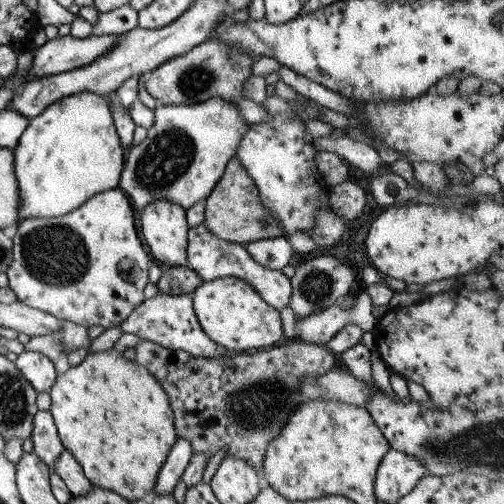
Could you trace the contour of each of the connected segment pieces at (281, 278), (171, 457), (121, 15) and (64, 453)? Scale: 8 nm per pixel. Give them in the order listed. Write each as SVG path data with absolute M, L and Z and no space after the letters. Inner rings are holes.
M203 223L187 229L186 265L194 270L202 281L212 281L223 277L242 278L269 306L277 310L288 306L291 298L290 279L281 271L262 267L245 252L242 245L217 238Z
M176 437L174 445L167 453L165 462L159 469L153 490L155 495L172 494L173 487L180 480L191 455L189 440L185 437Z
M123 5L106 13L98 13L92 25L90 36L118 36L136 26L136 10L132 6Z
M63 449L59 453L51 470L65 483L71 496L84 495L91 486L79 463L68 450Z

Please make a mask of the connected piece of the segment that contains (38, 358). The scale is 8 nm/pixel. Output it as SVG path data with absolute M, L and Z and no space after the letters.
M23 351L17 355L14 363L36 393L48 393L50 391L57 374L53 363L44 354L35 351Z

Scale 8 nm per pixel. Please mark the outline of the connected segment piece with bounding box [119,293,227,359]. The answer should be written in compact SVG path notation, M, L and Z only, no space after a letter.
M159 293L153 298L145 299L119 326L123 333L134 334L141 340L151 341L166 349L185 351L194 357L214 359L222 357L227 352L202 331L192 307L191 294L166 295Z

